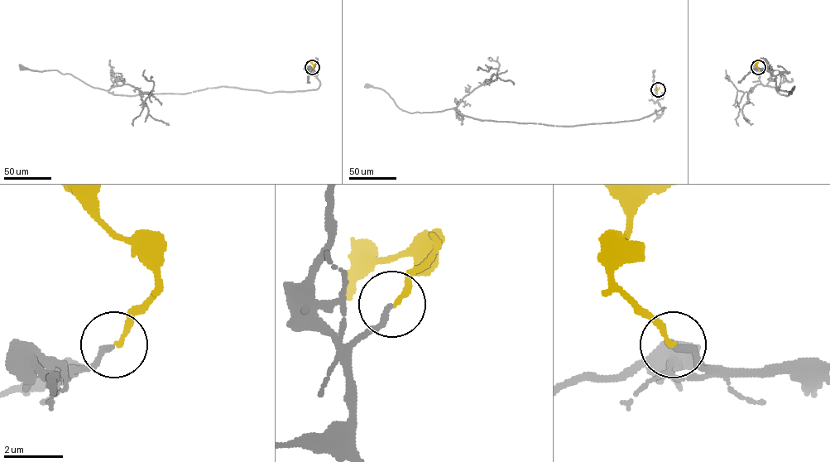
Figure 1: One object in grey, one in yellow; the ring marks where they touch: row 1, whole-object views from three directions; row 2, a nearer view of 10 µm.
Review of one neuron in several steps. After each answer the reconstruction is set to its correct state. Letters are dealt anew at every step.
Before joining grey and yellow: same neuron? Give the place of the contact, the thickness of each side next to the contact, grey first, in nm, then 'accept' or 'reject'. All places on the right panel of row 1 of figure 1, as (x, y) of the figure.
at (758, 67); 160 nm thick on the grey side, 160 nm on the other; accept

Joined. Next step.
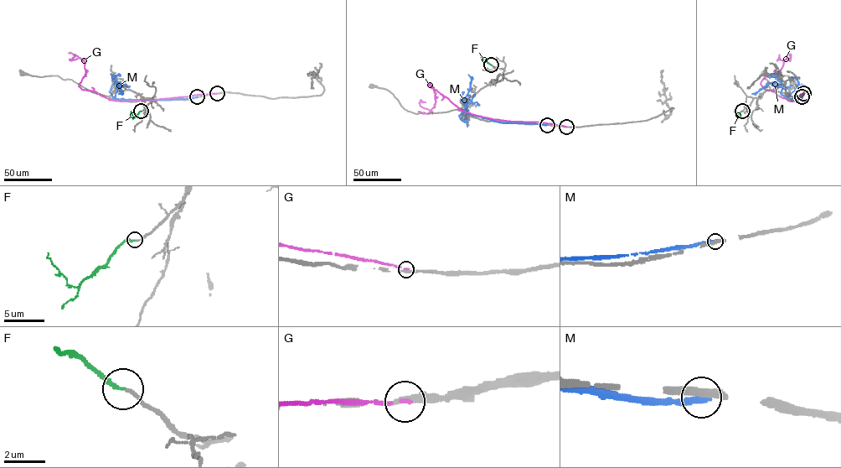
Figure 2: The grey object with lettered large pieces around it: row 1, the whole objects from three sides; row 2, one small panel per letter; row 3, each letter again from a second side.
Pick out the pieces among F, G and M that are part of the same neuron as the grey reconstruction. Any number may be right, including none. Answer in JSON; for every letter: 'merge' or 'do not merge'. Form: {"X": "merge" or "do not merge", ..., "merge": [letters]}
{"F": "merge", "G": "do not merge", "M": "do not merge", "merge": ["F"]}

